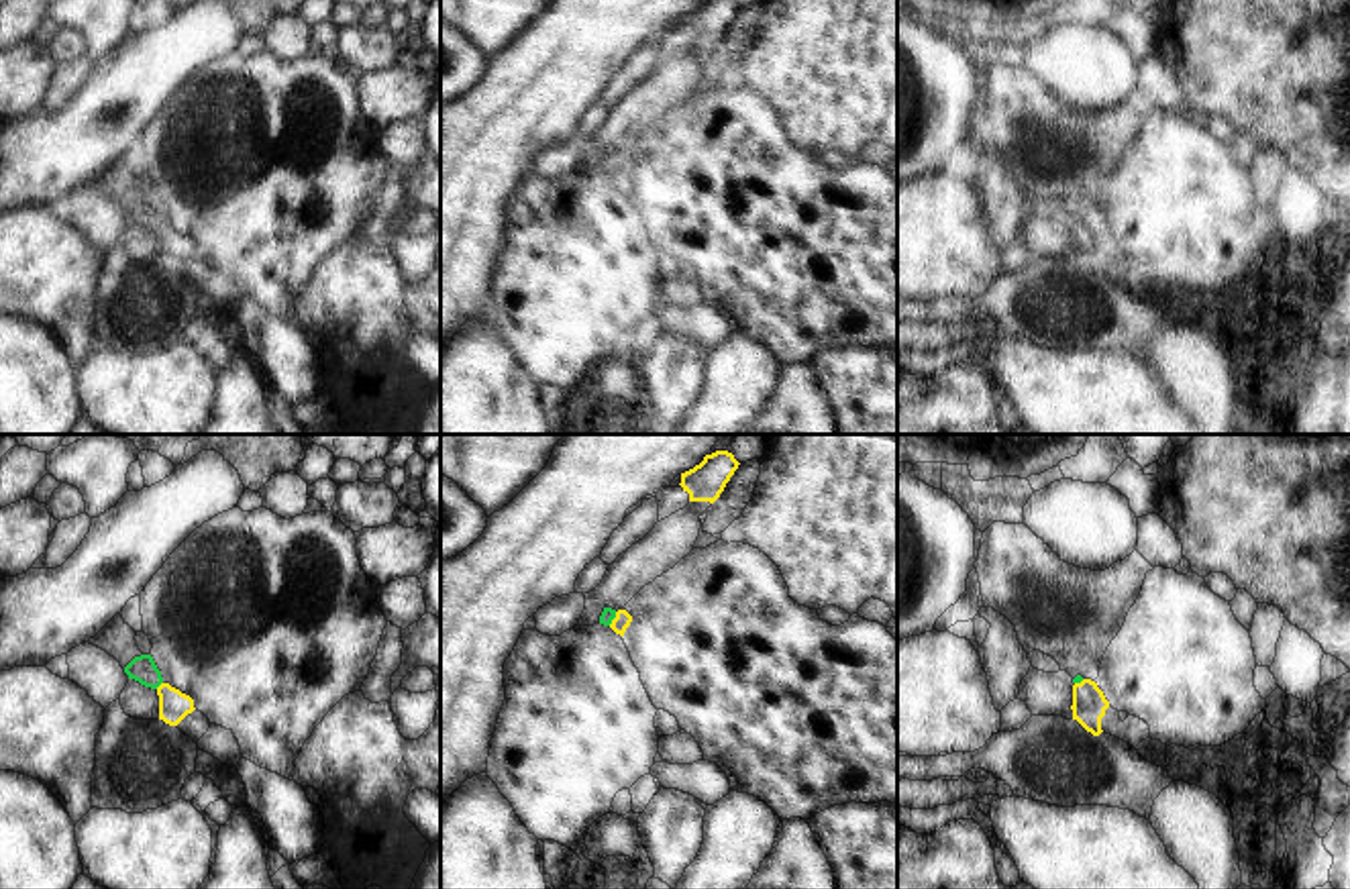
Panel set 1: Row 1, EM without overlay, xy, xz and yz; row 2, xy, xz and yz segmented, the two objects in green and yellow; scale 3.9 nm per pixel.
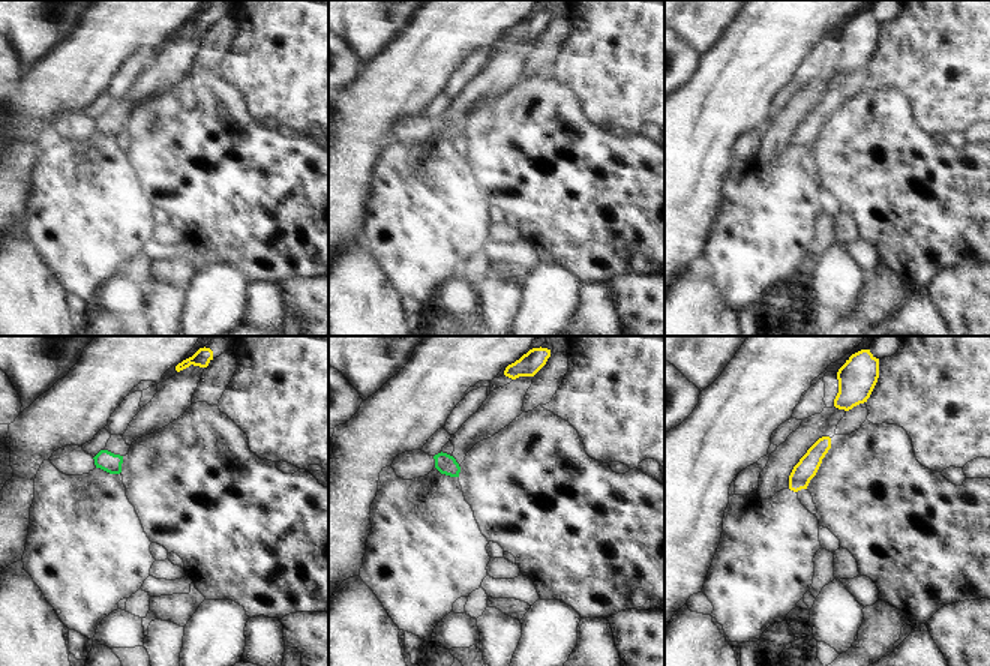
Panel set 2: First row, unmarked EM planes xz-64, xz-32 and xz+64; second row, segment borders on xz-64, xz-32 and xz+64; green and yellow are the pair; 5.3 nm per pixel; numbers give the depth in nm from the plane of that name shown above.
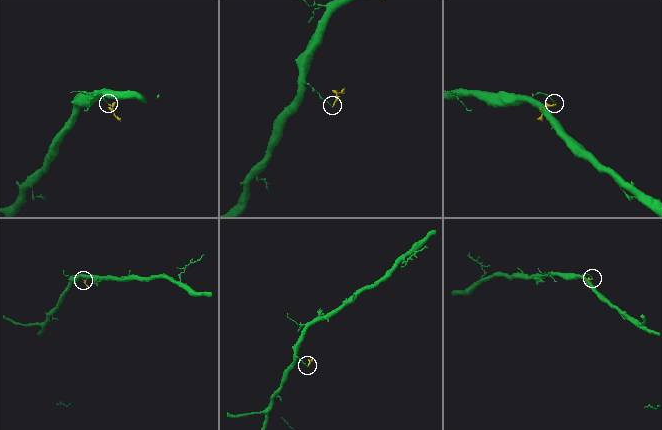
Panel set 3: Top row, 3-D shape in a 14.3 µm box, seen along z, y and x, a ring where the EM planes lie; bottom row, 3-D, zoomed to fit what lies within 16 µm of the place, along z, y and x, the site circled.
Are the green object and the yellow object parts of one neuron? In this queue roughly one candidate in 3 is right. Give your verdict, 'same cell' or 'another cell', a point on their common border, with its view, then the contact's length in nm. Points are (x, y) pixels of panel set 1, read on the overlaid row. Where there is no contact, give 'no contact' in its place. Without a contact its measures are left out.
same cell; meets green in xy at (158, 686); contact 40 nm long

